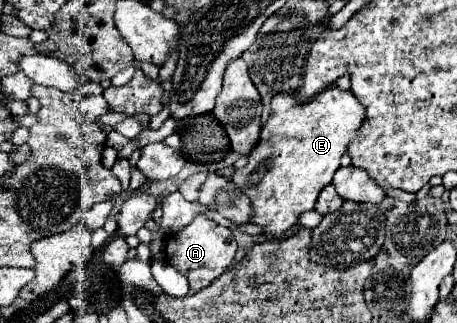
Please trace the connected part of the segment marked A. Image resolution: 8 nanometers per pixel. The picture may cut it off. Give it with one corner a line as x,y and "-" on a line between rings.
196,215
184,231
166,239
166,257
182,275
186,275
192,291
200,291
208,287
216,277
220,277
232,265
234,255
236,239
232,229
214,223
206,215

